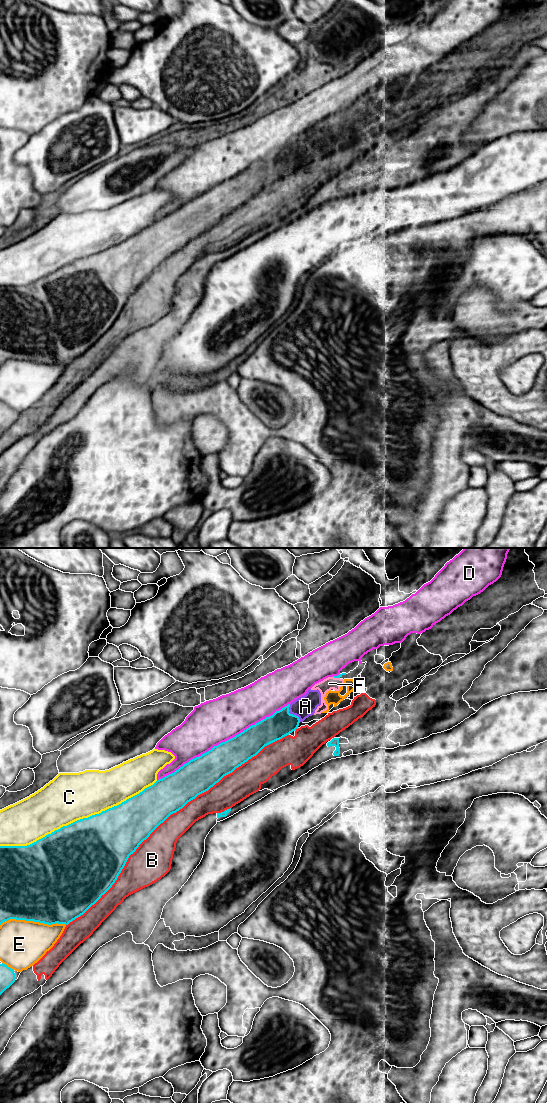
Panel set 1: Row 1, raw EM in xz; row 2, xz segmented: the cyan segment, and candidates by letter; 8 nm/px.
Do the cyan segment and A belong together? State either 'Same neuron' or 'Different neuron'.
Different neuron

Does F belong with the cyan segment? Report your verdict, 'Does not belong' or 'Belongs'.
Does not belong

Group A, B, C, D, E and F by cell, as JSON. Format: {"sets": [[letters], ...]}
{"sets": [["A", "F"], ["B"], ["C"], ["D"], ["E"]]}

